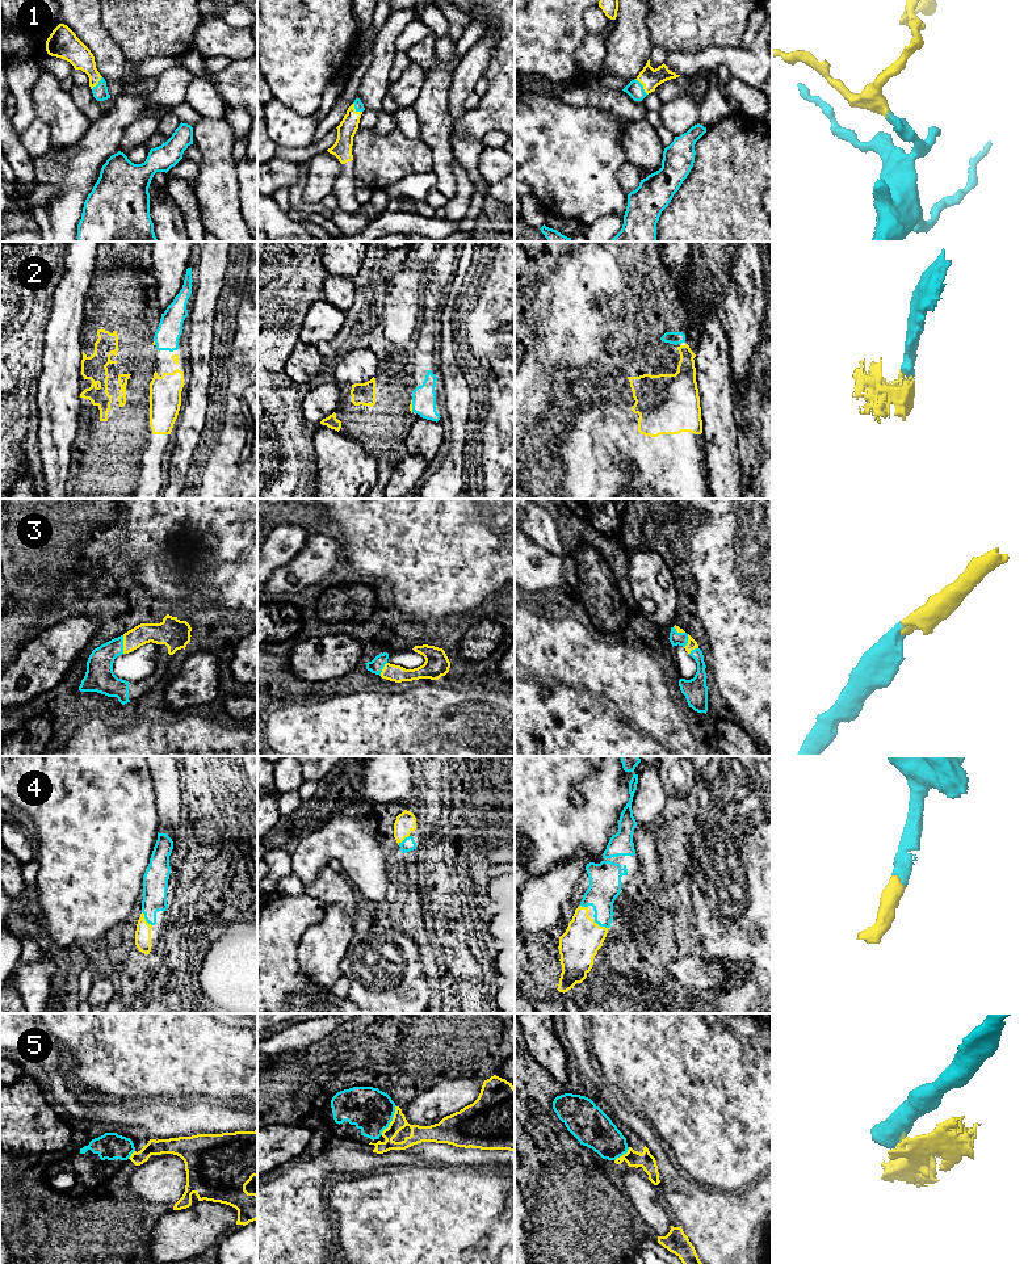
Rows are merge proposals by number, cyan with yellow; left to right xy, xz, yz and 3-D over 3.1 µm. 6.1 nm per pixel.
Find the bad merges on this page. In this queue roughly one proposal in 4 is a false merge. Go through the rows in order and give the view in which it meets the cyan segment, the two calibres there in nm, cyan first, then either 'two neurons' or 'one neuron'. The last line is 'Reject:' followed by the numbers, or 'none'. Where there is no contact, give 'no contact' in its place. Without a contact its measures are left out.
1: yz | 100/120 nm | one neuron
2: xz | 140/20 nm | one neuron
3: xy | 180/130 nm | one neuron
4: yz | 190/240 nm | one neuron
5: xz | 260/100 nm | two neurons
Reject: 5

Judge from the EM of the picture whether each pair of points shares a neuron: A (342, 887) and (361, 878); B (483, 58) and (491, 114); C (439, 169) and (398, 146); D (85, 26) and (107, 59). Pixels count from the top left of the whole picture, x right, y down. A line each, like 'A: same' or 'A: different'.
A: different
B: different
C: different
D: same

